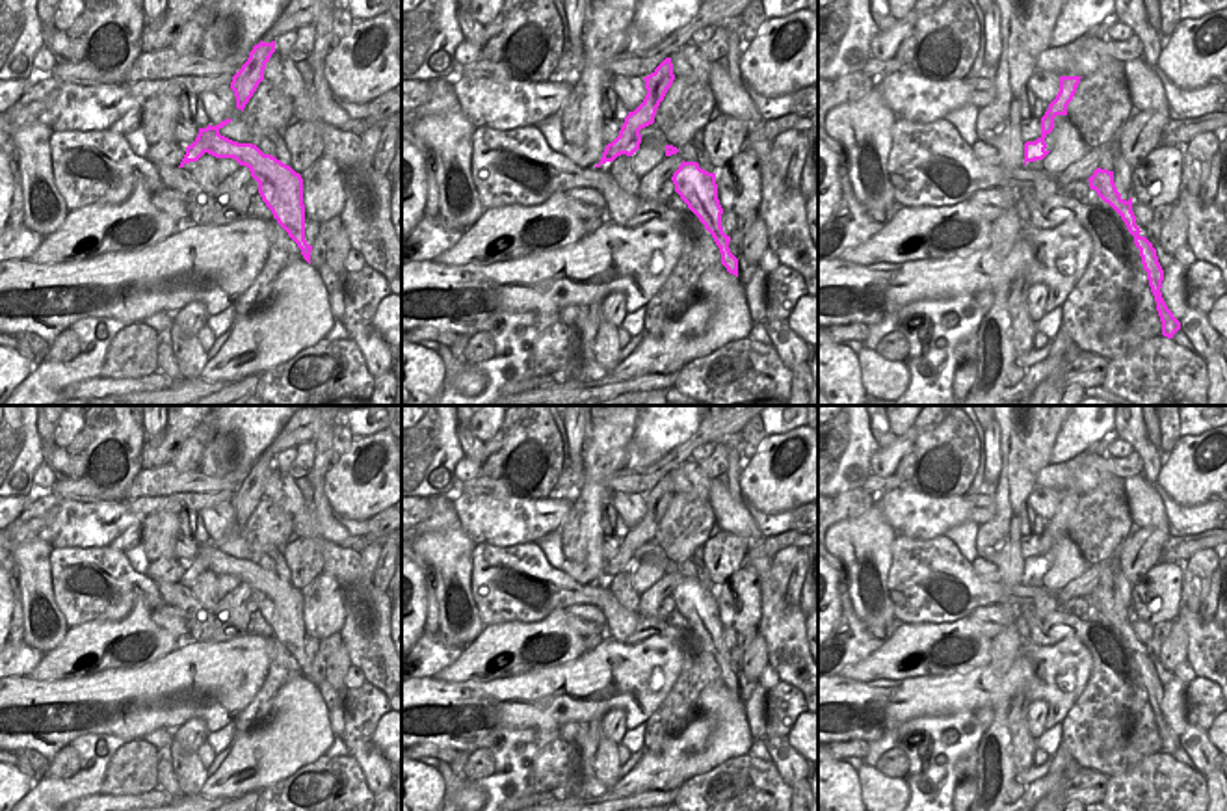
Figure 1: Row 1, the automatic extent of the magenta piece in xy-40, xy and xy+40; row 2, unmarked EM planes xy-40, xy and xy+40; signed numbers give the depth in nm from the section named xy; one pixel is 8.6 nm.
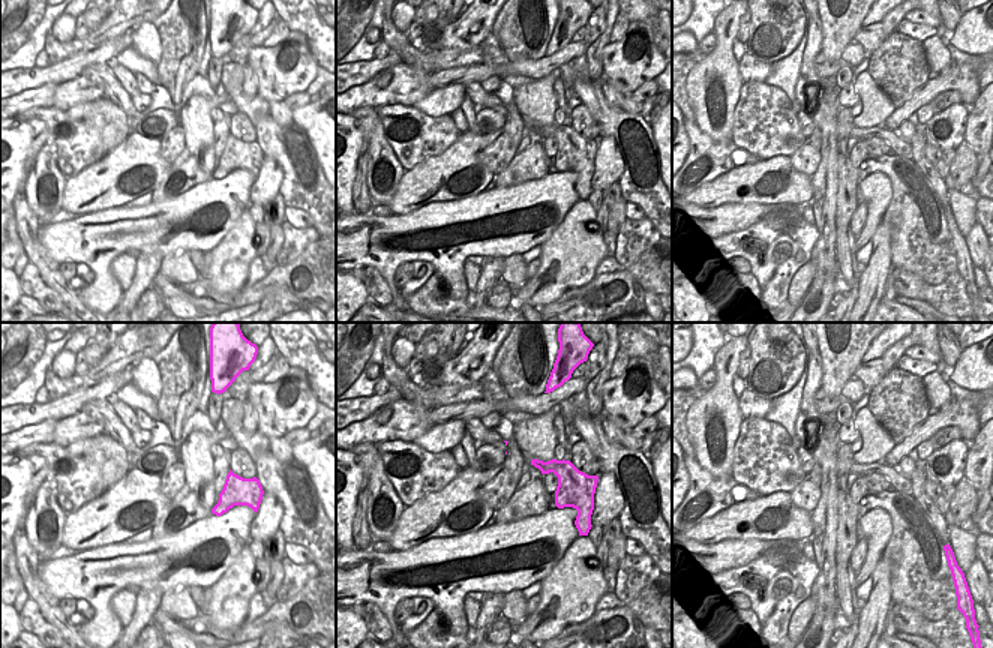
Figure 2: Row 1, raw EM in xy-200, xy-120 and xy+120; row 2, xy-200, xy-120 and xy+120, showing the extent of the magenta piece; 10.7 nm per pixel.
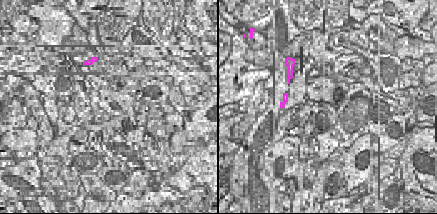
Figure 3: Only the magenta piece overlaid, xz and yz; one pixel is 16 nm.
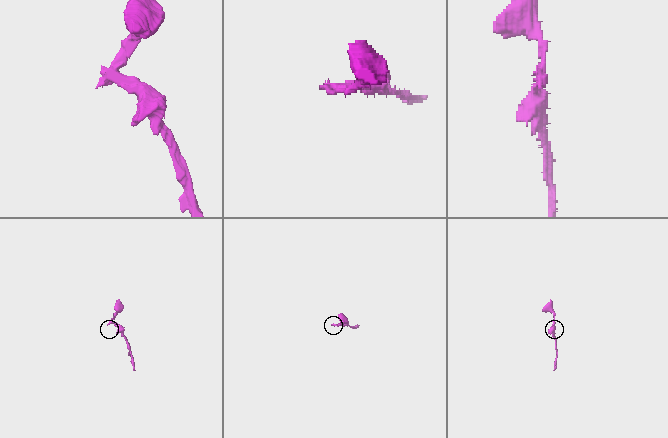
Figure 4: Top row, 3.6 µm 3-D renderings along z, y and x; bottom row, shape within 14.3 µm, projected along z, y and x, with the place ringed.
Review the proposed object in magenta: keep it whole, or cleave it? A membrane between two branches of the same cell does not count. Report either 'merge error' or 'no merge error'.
merge error

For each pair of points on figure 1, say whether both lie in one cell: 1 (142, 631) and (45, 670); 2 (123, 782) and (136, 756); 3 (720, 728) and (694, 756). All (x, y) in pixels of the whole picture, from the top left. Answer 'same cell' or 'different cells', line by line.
1: same cell
2: same cell
3: same cell

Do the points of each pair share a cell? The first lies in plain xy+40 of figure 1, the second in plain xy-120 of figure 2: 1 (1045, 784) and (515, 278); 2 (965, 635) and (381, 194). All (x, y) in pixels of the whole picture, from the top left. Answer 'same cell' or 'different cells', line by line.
1: different cells
2: different cells

